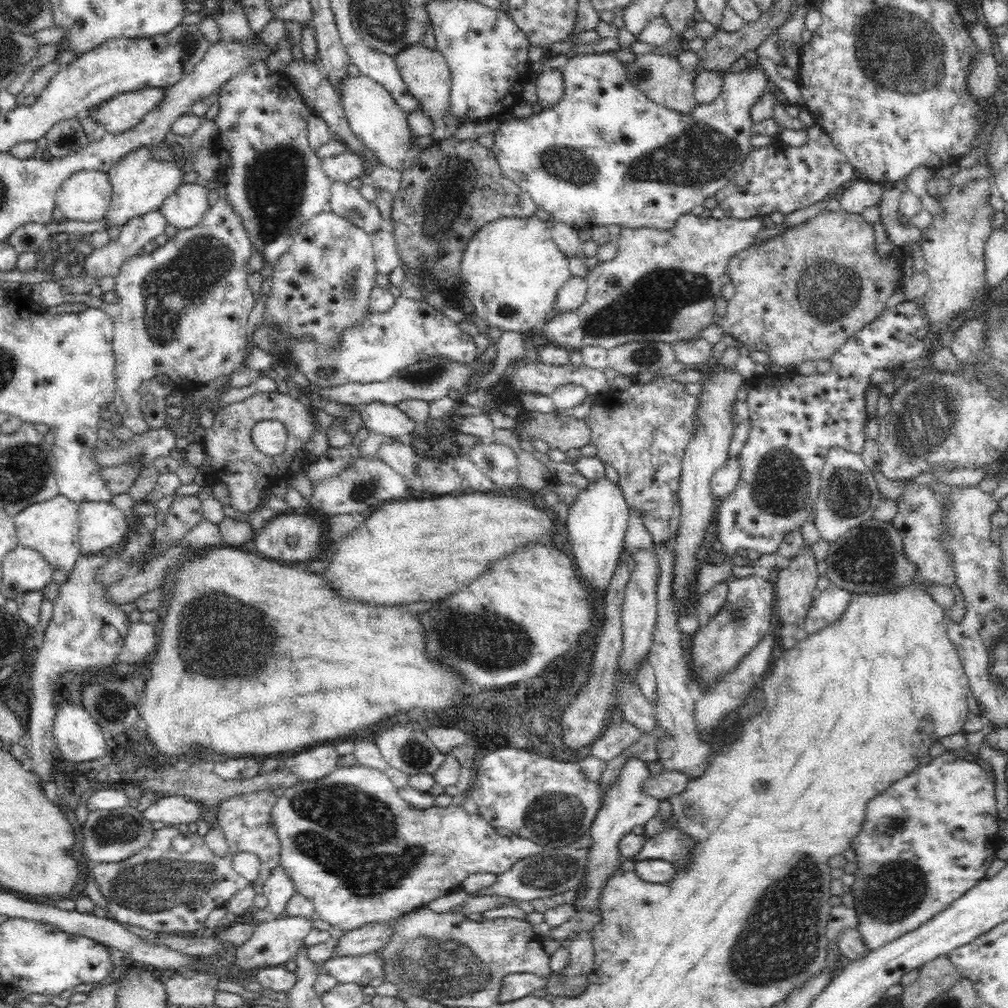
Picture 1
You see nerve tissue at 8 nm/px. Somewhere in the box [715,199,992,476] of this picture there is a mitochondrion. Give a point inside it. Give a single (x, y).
(926, 418)

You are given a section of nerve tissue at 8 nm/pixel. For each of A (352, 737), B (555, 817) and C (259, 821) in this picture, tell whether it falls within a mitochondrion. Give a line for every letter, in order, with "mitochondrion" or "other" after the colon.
A: other
B: mitochondrion
C: other

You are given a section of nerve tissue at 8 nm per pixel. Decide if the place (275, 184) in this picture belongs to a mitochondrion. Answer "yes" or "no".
yes

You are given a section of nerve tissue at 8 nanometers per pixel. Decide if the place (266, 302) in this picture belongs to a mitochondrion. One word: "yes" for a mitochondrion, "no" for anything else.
no

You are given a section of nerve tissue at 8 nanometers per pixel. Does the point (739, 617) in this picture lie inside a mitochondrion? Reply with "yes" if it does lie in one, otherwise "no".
yes

